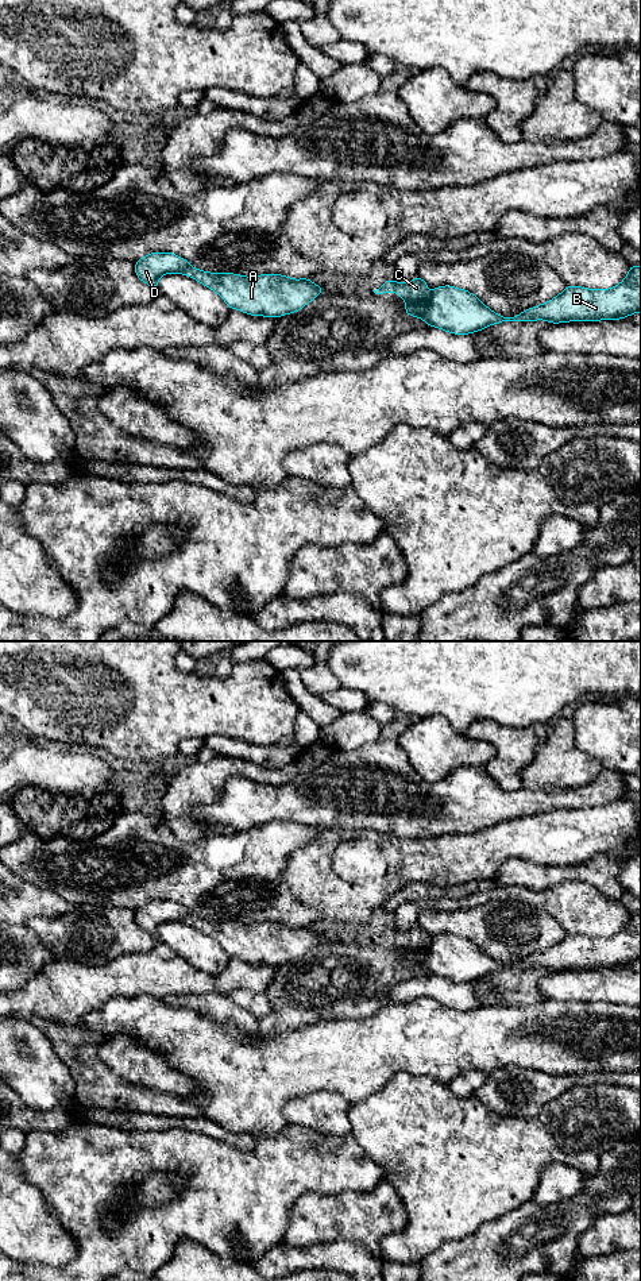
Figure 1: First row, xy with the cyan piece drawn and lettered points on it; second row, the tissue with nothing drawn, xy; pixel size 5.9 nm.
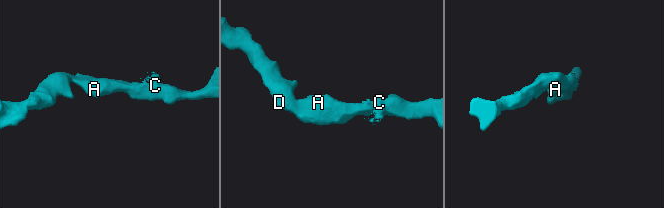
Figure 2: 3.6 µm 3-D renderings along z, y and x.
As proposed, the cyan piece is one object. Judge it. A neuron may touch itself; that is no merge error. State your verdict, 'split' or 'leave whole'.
split

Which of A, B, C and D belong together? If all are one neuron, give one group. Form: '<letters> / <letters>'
A B D / C

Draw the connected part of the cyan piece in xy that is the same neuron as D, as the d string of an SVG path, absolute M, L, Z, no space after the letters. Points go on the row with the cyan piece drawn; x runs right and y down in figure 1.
M151 252L135 262L136 277L155 289L158 279L169 273L192 277L216 292L231 309L251 316L281 317L294 313L324 293L324 289L309 278L291 279L279 274L243 277L202 271L173 252Z

